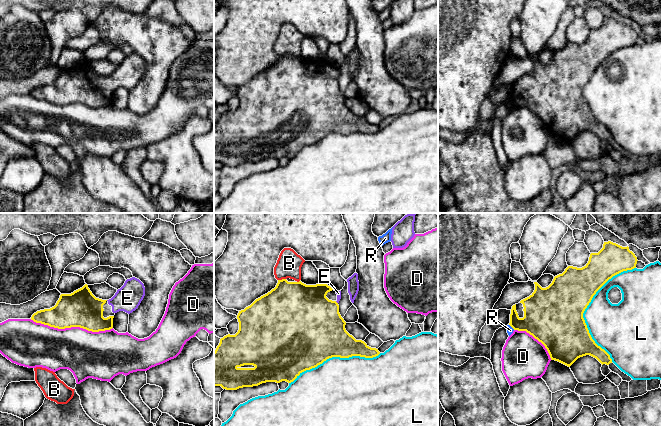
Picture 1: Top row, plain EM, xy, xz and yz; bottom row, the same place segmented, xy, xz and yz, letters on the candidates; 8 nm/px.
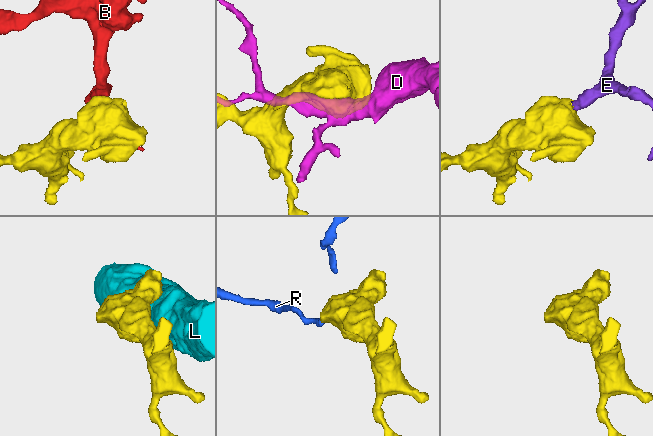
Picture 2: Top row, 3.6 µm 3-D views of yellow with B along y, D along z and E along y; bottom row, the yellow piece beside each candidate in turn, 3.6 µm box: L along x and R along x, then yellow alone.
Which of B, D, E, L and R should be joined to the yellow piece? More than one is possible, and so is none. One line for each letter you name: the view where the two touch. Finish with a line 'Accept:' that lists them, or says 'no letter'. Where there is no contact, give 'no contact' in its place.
E: xz
Accept: E

